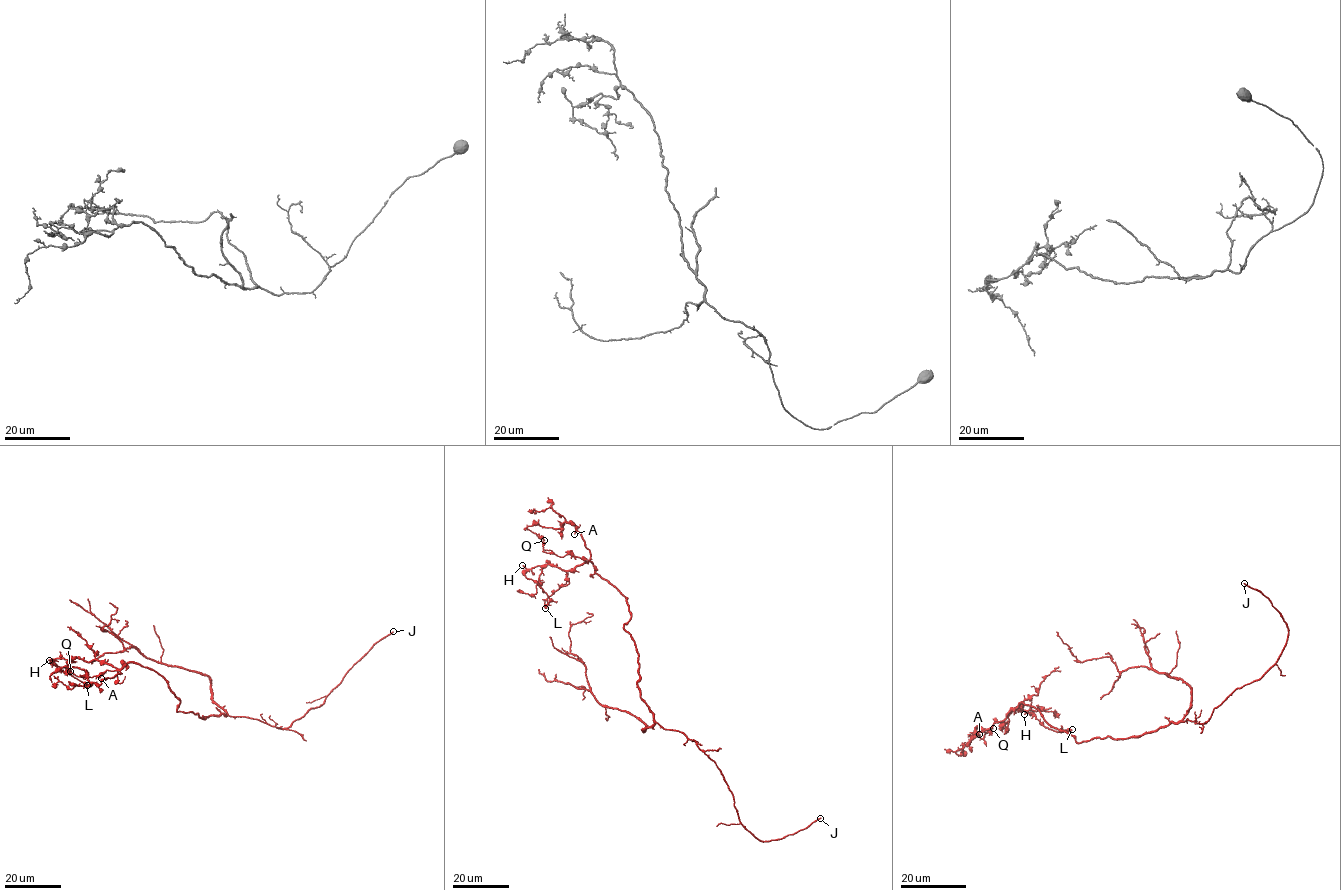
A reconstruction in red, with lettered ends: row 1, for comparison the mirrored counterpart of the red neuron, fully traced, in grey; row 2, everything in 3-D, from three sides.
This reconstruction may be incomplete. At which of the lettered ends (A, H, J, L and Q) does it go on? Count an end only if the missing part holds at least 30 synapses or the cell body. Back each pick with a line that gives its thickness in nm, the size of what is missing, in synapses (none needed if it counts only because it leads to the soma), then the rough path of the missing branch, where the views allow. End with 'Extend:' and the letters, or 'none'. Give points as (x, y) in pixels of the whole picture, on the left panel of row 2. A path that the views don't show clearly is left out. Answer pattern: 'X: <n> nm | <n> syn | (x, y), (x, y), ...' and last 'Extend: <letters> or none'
H: 160 nm | 35 syn | (49, 660), (46, 661), (50, 670), (60, 674)
J: 200 nm | (393, 631), (423, 611)
Extend: H, J

